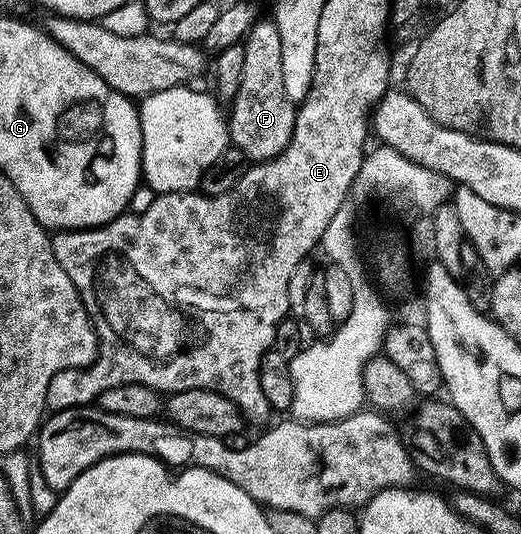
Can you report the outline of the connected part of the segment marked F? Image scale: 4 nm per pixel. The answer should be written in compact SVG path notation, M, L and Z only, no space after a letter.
M263 17L251 26L242 40L245 49L245 70L241 72L241 85L229 107L229 139L234 146L247 154L248 160L262 161L277 157L289 145L295 128L296 104L285 93L283 66L281 65L281 33L277 33L274 18Z

